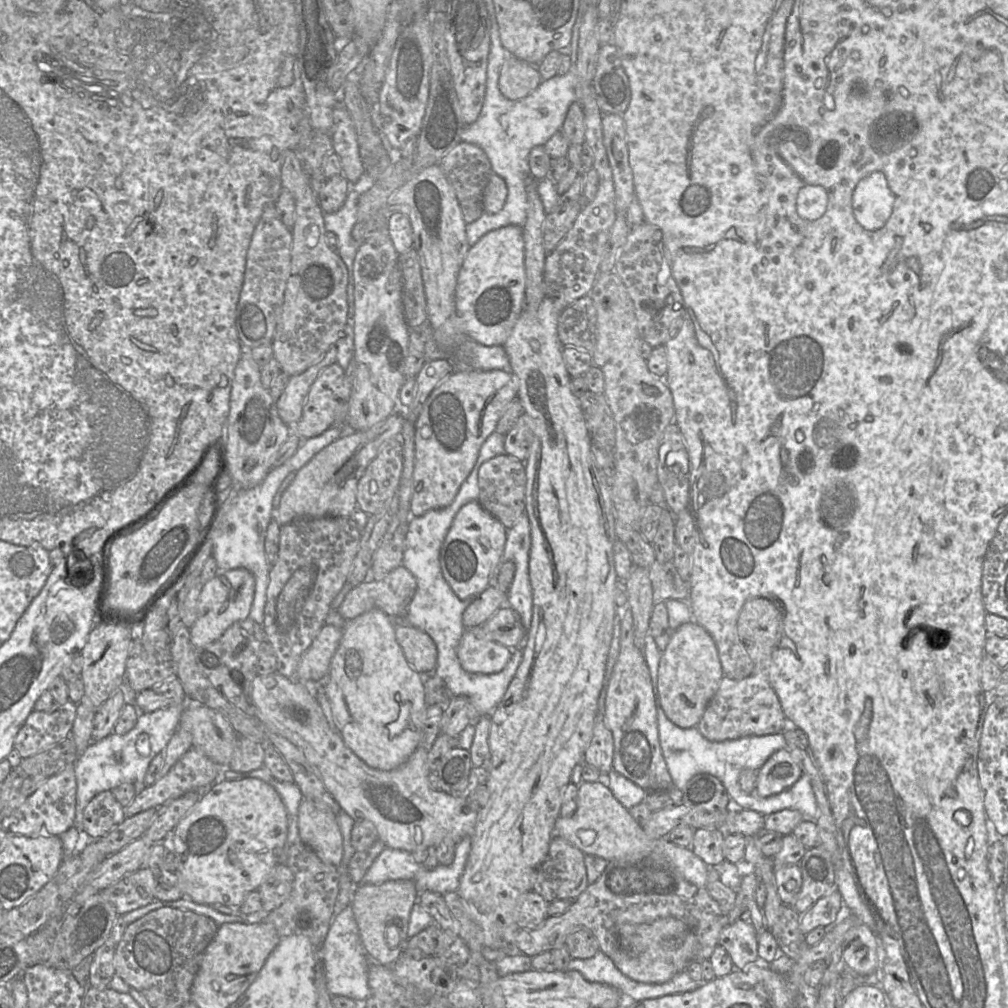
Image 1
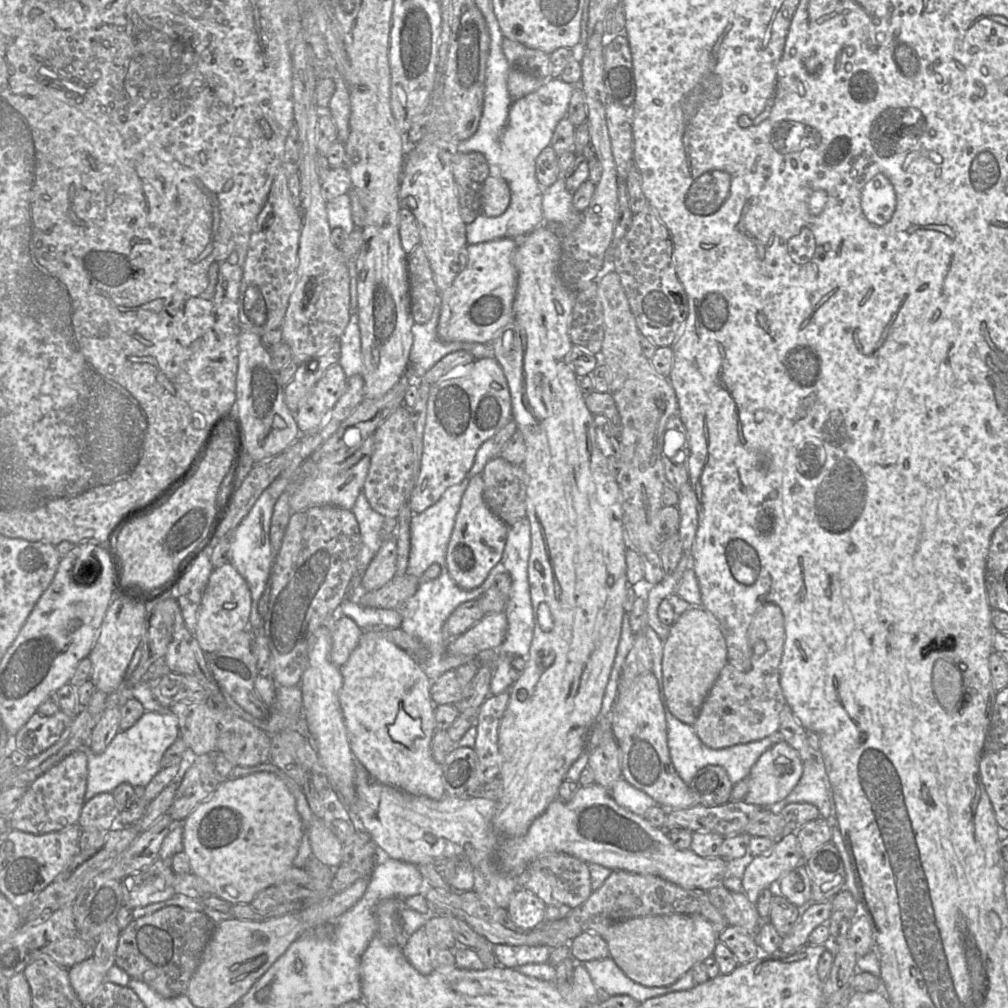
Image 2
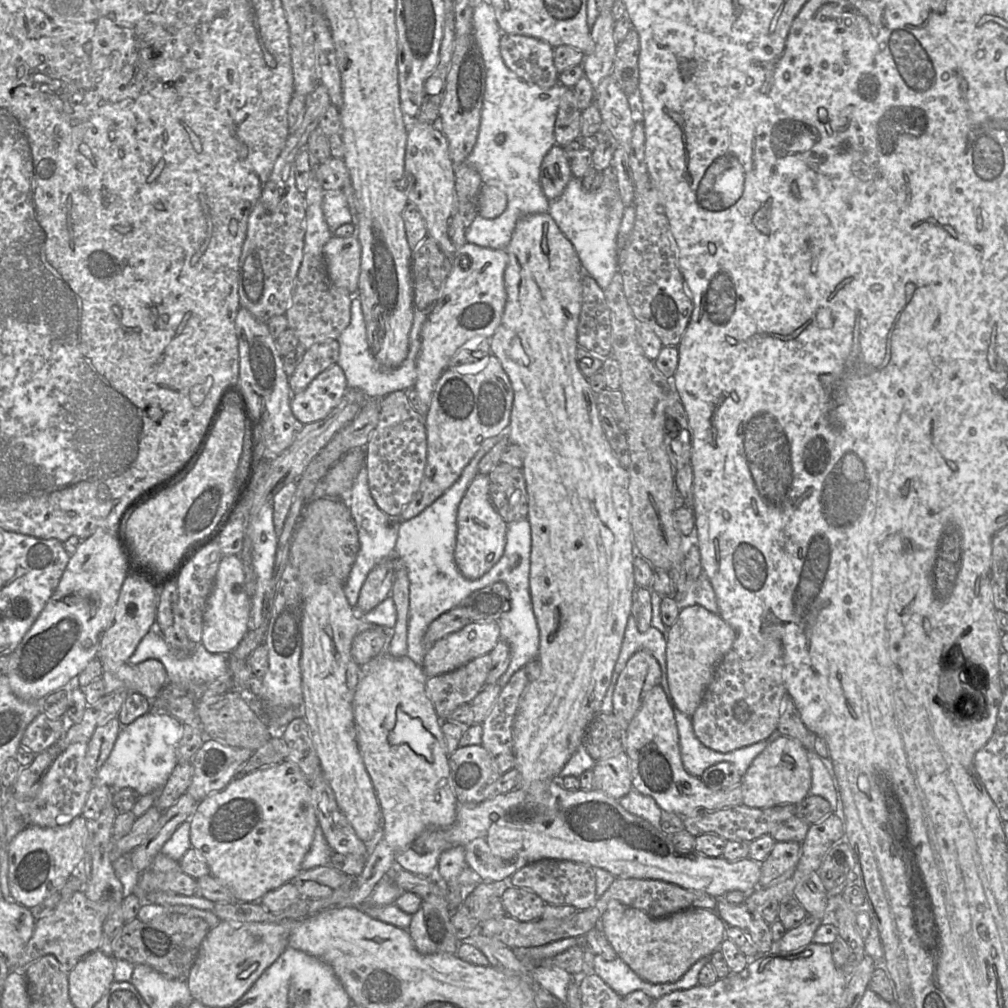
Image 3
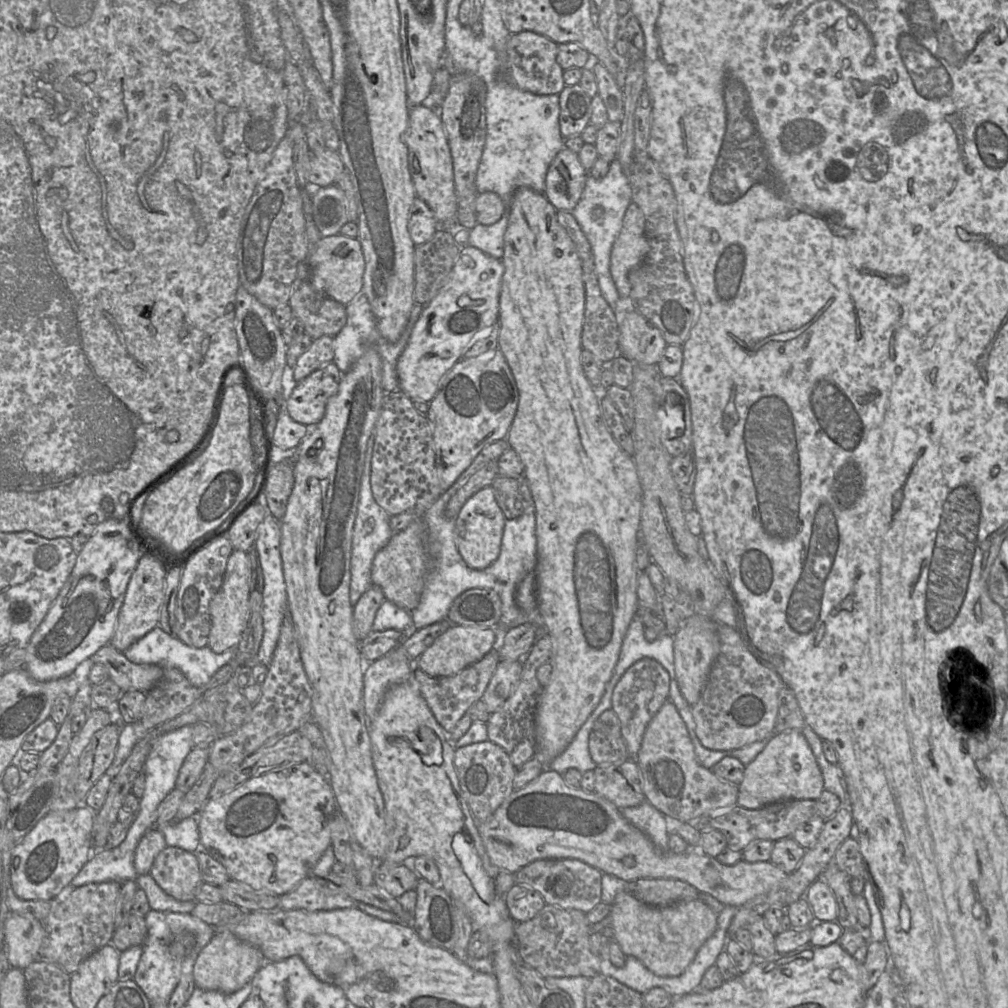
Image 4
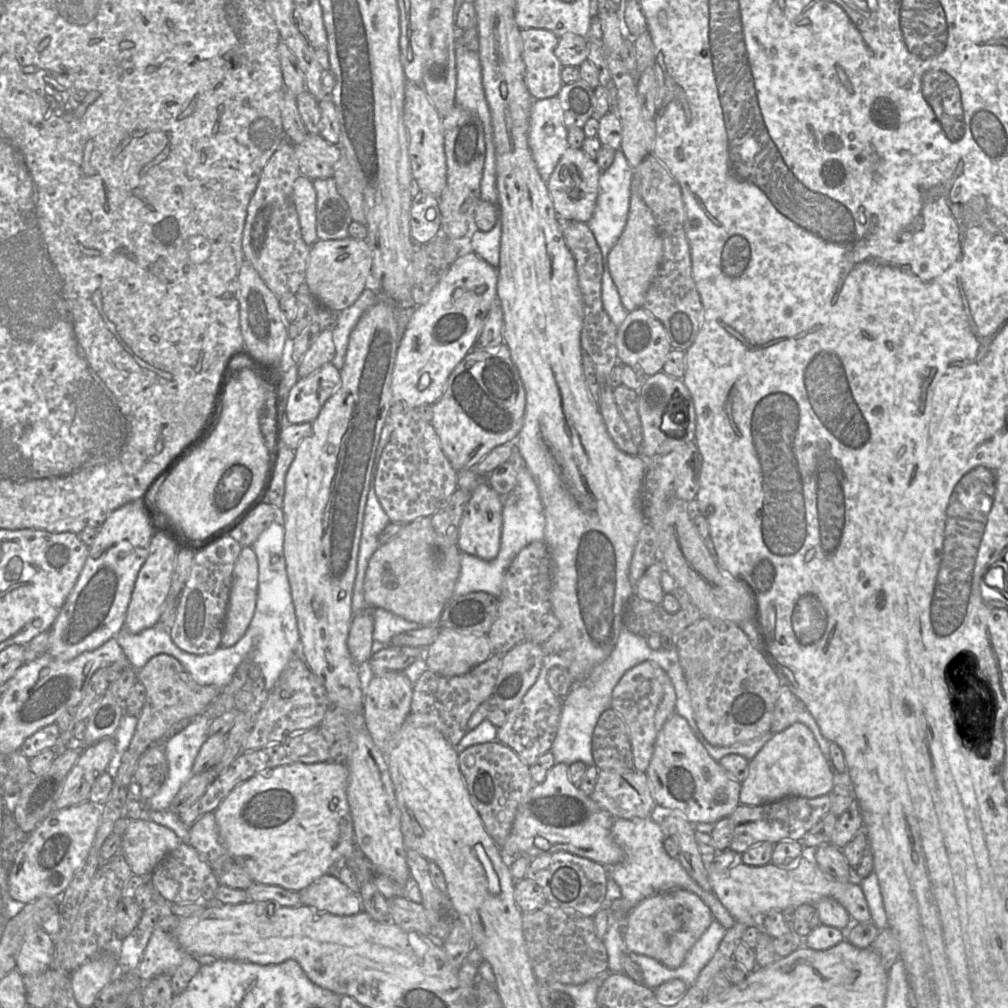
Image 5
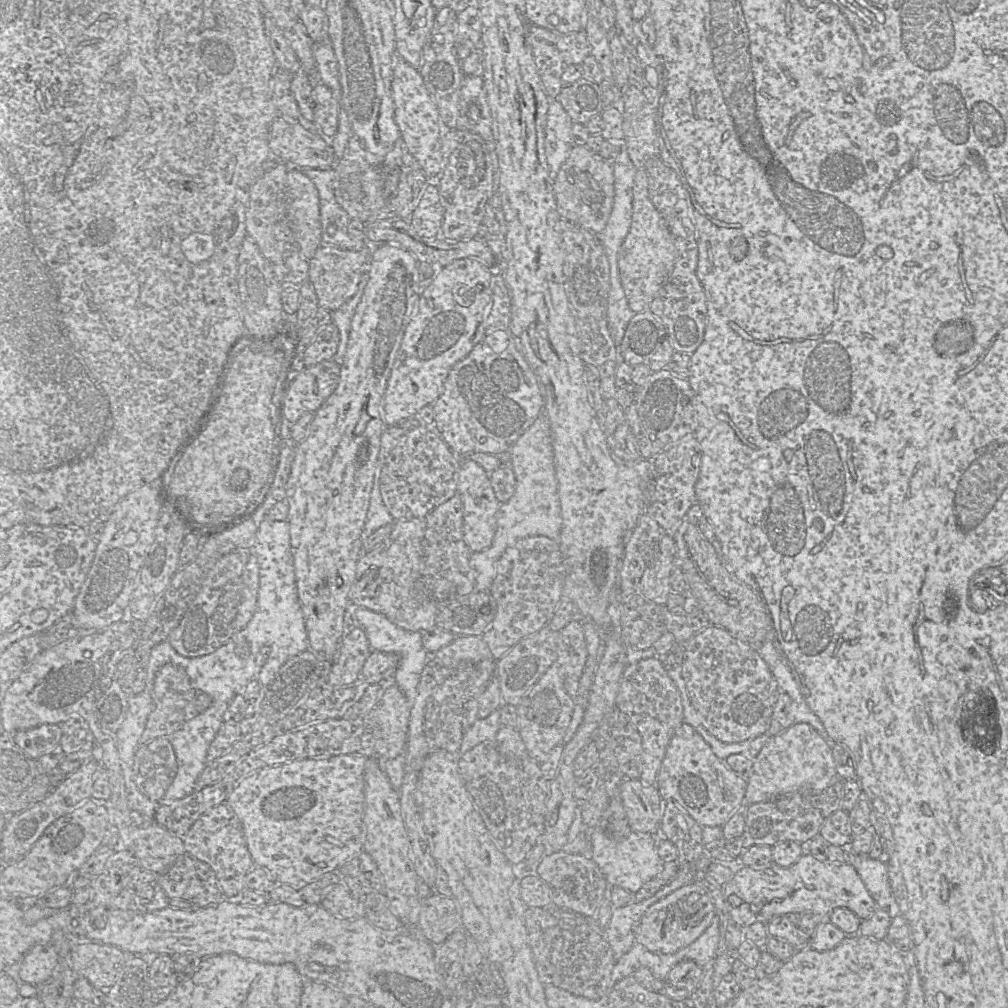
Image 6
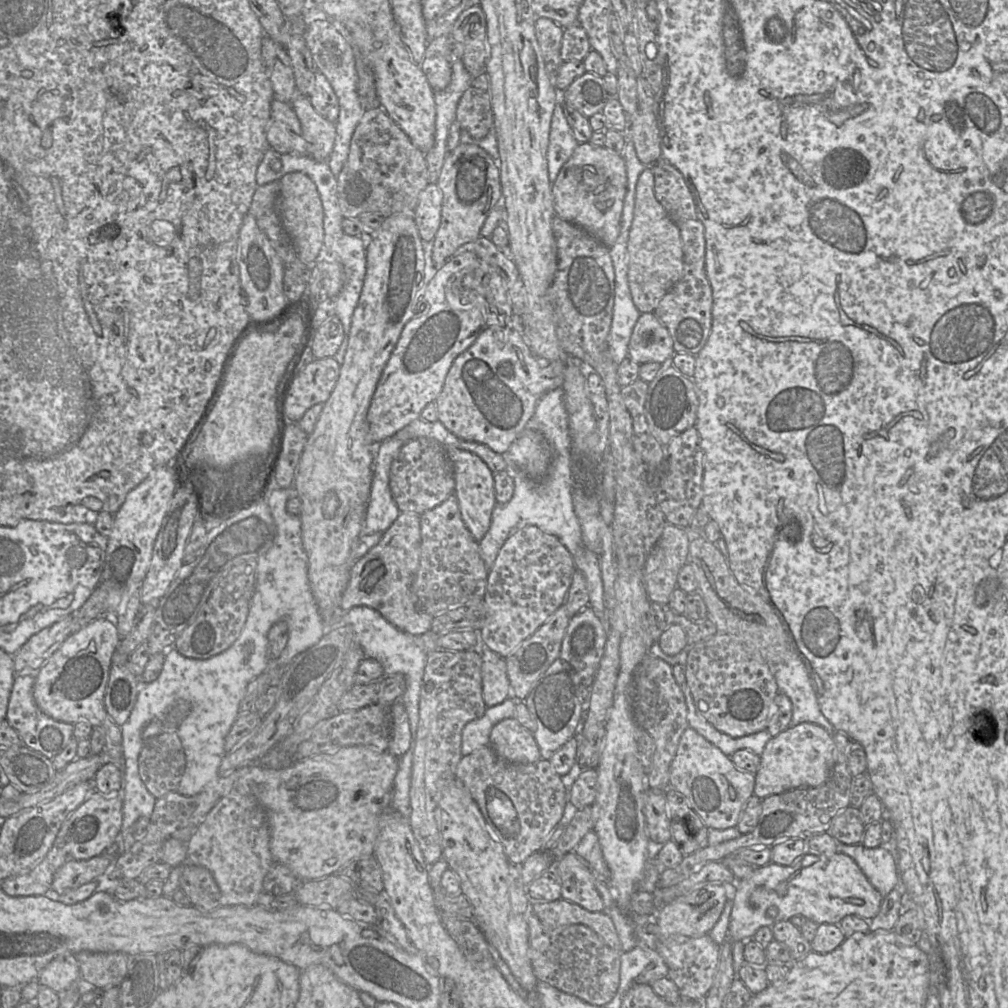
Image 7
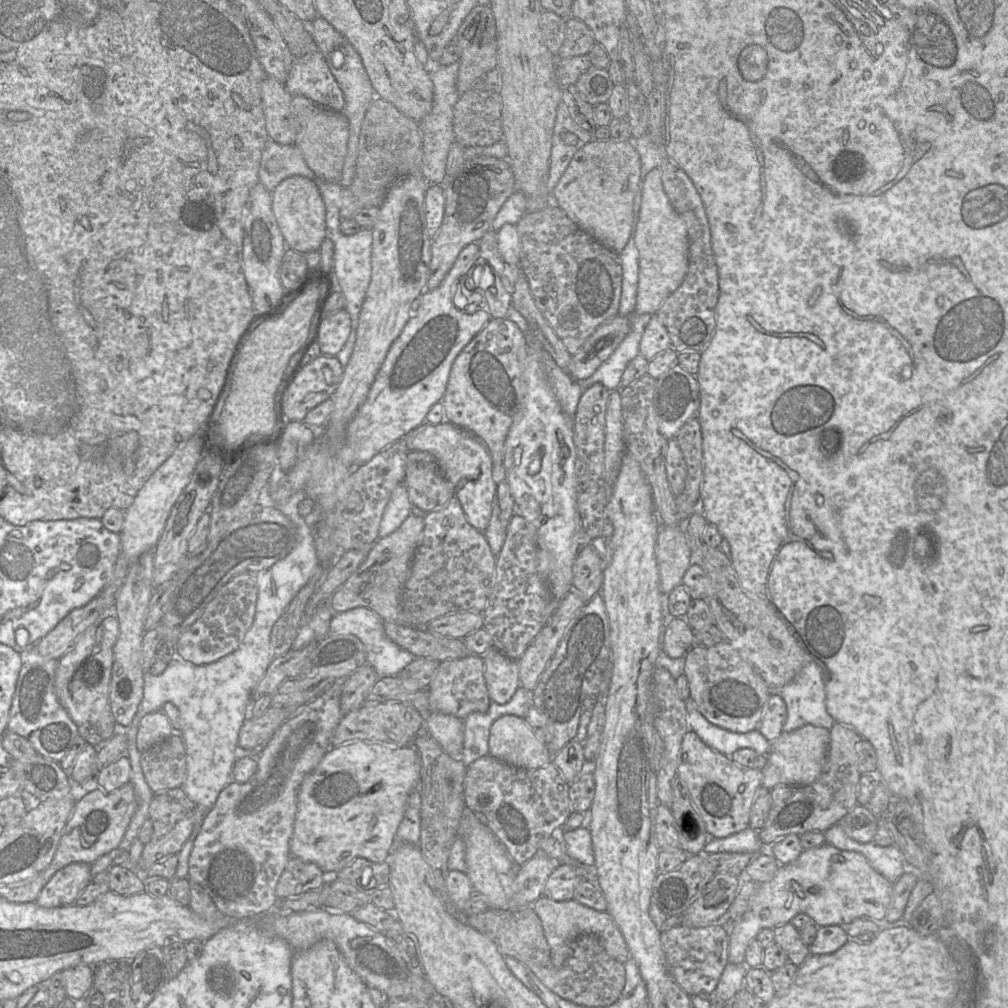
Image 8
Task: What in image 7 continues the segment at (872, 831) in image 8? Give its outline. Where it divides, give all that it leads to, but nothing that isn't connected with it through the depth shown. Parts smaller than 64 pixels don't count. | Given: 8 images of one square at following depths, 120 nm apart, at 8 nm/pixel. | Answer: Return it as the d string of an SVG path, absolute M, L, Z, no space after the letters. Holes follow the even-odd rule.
M848 806L834 817L827 833L843 844L857 845L862 843L866 827L860 810Z

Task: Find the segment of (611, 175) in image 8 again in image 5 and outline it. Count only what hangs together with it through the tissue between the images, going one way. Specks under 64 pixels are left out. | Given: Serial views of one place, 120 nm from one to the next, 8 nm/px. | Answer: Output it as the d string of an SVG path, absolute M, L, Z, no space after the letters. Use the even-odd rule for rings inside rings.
M569 148L564 152L547 181L557 218L587 223L593 216L598 196L598 181L602 170L596 160L589 158L580 148Z

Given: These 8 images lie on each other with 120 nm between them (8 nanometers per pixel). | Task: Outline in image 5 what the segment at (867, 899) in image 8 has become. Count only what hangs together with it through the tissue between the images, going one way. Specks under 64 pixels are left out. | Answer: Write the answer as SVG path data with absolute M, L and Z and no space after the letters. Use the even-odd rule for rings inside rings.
M809 855L800 858L790 867L780 867L771 862L763 866L734 864L727 870L711 868L711 859L706 861L706 869L712 892L735 919L747 916L764 917L770 911L793 911L801 904L815 905L823 897L838 901L849 913L853 923L871 921L870 909L860 882L855 879L838 881L824 873Z

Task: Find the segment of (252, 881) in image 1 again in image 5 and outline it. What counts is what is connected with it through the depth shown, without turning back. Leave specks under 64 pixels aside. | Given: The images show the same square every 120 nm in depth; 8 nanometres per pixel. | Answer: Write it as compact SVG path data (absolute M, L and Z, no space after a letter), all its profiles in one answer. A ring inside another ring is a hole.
M294 763L285 764L259 773L236 786L213 812L218 825L219 835L225 848L236 865L244 869L254 883L276 885L287 890L299 892L321 876L328 874L336 863L336 871L344 865L344 860L356 847L353 820L347 799L349 770L346 763Z

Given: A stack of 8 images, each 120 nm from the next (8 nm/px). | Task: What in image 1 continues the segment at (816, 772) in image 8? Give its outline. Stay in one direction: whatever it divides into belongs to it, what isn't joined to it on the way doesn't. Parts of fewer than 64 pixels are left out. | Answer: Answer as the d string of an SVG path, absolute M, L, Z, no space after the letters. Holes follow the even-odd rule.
M788 748L774 752L757 771L755 792L769 797L790 788L802 776L802 770Z

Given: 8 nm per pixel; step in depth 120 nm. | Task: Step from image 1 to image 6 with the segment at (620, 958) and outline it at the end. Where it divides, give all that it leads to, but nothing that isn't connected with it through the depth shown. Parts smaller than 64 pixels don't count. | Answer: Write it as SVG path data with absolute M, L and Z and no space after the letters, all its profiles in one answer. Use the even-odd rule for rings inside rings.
M690 883L651 905L635 932L635 943L654 953L670 954L690 945L710 925L715 909L710 896L699 883Z

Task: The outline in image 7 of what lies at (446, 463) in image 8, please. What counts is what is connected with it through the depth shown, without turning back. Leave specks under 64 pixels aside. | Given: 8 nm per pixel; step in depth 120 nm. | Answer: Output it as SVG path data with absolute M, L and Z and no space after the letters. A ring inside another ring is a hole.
M455 447L444 448L448 459L452 463L455 479L455 491L461 511L462 520L473 538L480 542L488 532L492 512L497 505L494 489L494 474L475 454Z

